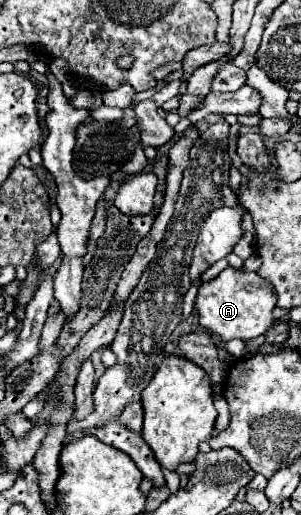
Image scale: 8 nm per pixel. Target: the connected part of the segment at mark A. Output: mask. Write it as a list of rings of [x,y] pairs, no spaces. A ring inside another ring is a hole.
[[[231,266],[225,268],[217,278],[211,282],[201,284],[195,306],[199,310],[199,324],[219,334],[225,342],[239,338],[243,342],[257,338],[261,334],[267,334],[267,330],[273,326],[273,308],[277,306],[277,292],[273,284],[267,280],[261,280],[255,272],[235,272]]]

